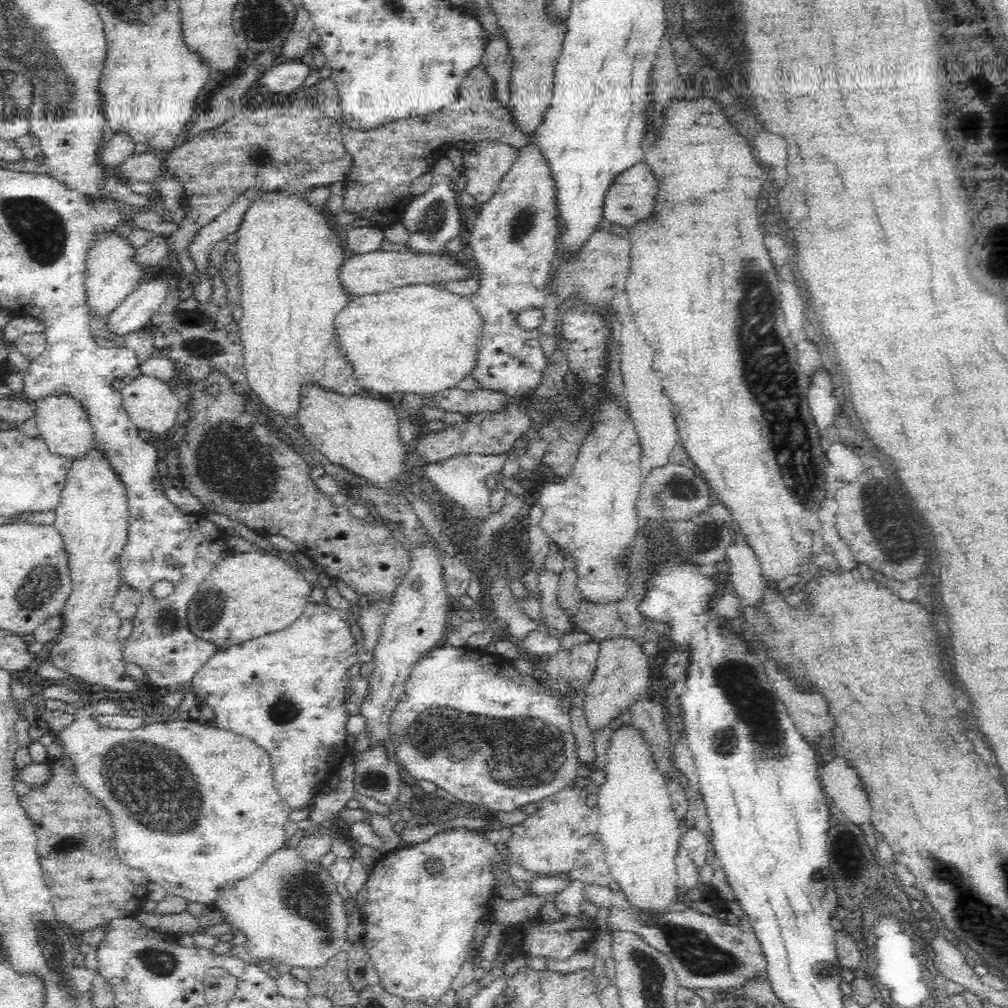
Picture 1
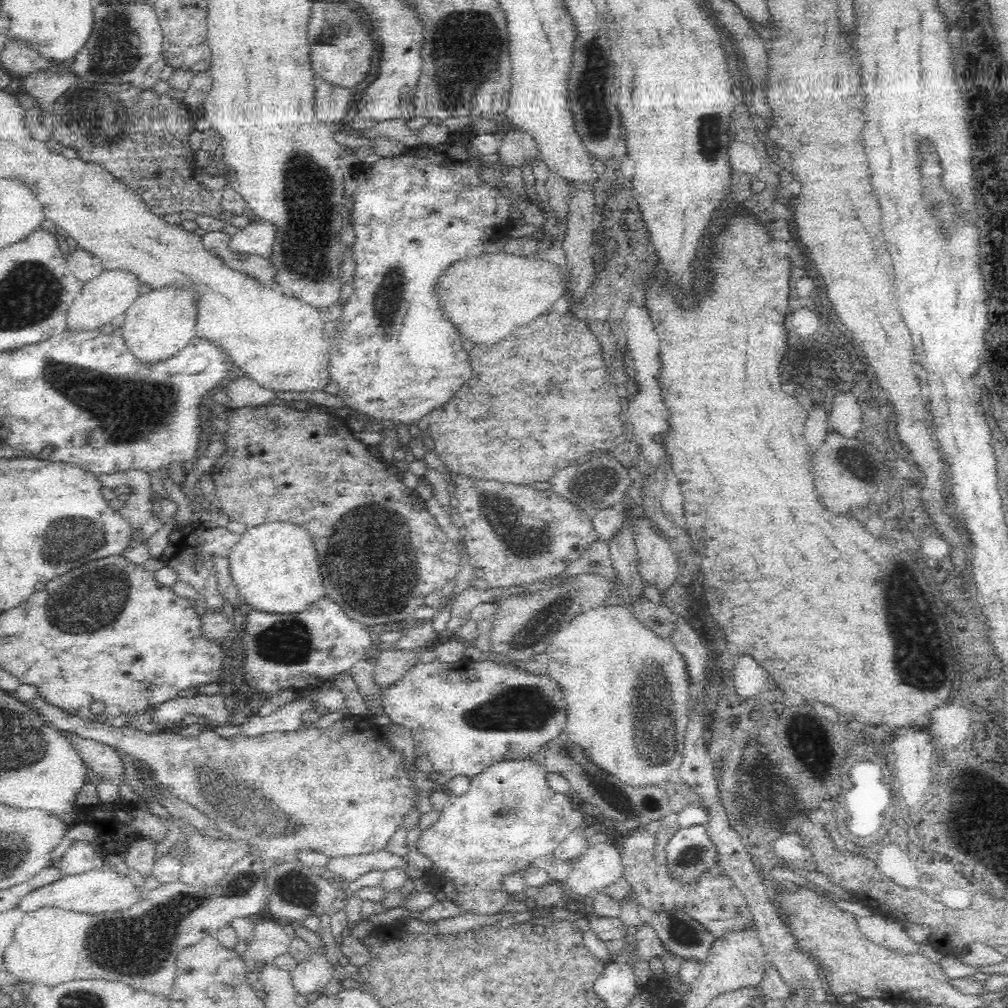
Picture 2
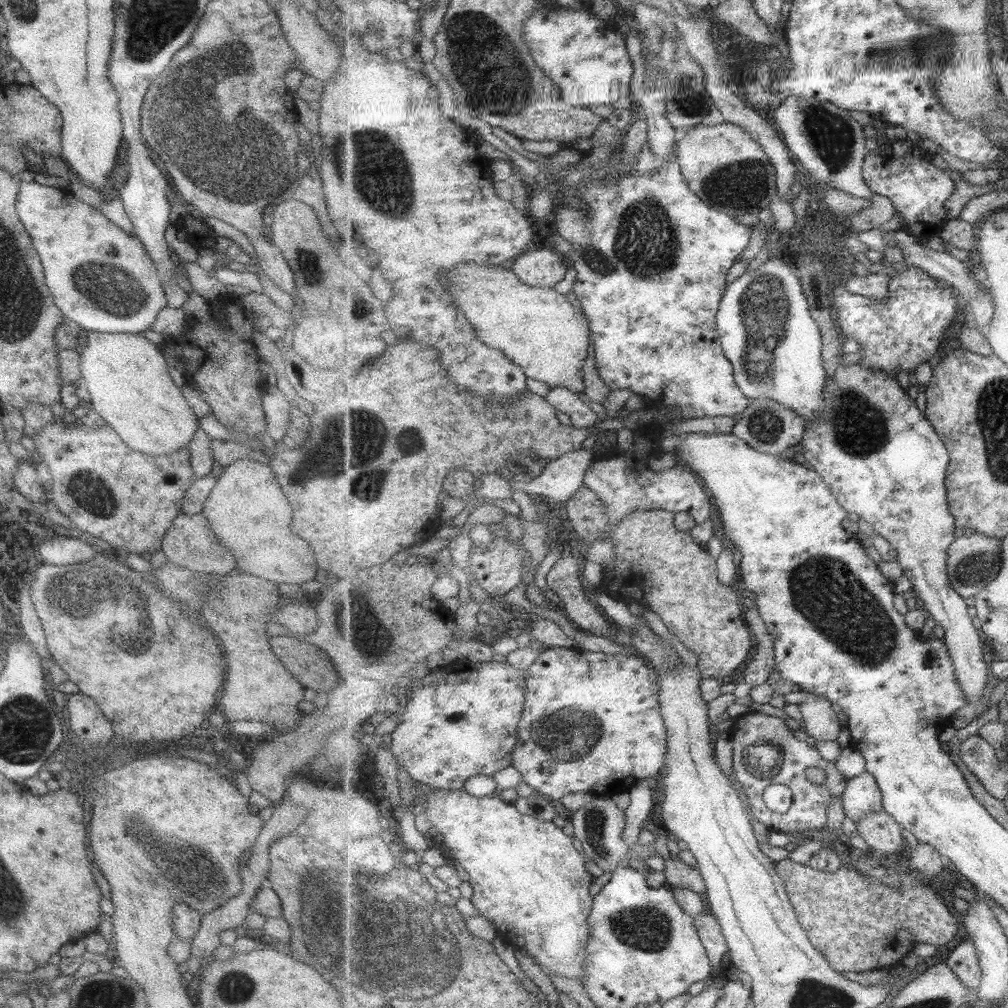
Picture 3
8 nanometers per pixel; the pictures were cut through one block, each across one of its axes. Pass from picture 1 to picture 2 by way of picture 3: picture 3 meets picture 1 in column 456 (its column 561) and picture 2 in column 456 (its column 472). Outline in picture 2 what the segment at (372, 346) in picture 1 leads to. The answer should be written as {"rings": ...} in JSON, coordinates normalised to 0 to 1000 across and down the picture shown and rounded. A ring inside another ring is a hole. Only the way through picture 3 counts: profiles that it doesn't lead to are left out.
{"rings":[[[478,252],[474,256],[460,256],[442,266],[437,274],[435,292],[440,300],[442,312],[456,329],[468,339],[494,341],[512,325],[526,321],[528,317],[541,313],[550,300],[554,300],[563,289],[558,270],[550,260],[540,258],[539,252],[512,254],[502,252]]]}

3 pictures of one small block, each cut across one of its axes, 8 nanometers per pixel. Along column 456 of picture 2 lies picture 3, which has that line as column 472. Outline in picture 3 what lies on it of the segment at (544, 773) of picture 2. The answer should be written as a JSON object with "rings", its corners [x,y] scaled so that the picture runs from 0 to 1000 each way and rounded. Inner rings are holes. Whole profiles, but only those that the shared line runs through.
{"rings":[[[414,779],[412,782],[412,796],[420,796],[423,801],[421,802],[421,810],[423,811],[423,813],[427,815],[427,819],[430,821],[433,821],[436,825],[437,828],[440,831],[438,833],[438,836],[437,837],[437,843],[439,846],[439,849],[445,852],[446,854],[450,853],[456,857],[456,859],[460,862],[461,865],[463,865],[465,869],[465,875],[466,879],[468,880],[468,890],[467,890],[467,895],[470,899],[470,901],[474,904],[475,908],[482,909],[485,913],[488,913],[489,916],[491,916],[491,919],[493,919],[493,922],[495,922],[495,927],[497,929],[503,929],[505,933],[508,934],[508,937],[510,939],[519,939],[522,944],[525,944],[527,948],[530,948],[532,950],[532,953],[535,954],[535,956],[539,959],[539,962],[546,968],[548,966],[552,967],[559,967],[560,969],[564,969],[564,970],[569,970],[572,971],[573,973],[577,974],[577,977],[579,978],[579,972],[581,971],[581,960],[579,960],[579,956],[581,955],[581,938],[583,936],[583,931],[584,931],[584,925],[586,924],[586,917],[585,917],[585,907],[586,907],[586,899],[588,899],[588,889],[584,887],[584,881],[586,881],[586,877],[588,877],[588,873],[590,873],[591,870],[591,863],[585,863],[585,866],[582,864],[582,861],[580,861],[580,851],[578,849],[578,844],[575,842],[573,839],[572,834],[570,833],[569,829],[563,829],[555,819],[551,819],[549,815],[541,815],[537,814],[529,810],[523,810],[520,809],[519,807],[515,806],[515,803],[509,798],[509,797],[504,797],[501,796],[501,794],[497,794],[493,789],[489,791],[479,791],[475,792],[473,790],[469,790],[466,788],[466,786],[463,786],[460,782],[455,783],[455,784],[449,784],[449,783],[433,783],[432,781],[425,781],[425,780],[419,780],[419,779]]]}

